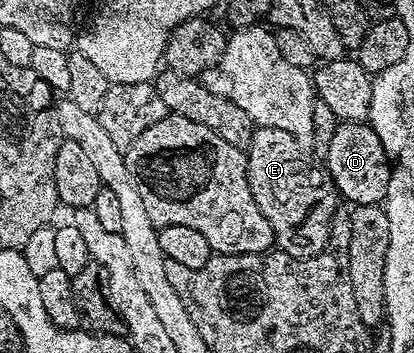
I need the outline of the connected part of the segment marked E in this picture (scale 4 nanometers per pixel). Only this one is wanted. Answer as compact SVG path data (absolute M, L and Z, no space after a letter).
M265 125L253 128L252 138L246 150L248 159L248 182L250 195L254 195L254 203L258 203L258 211L266 215L270 227L274 231L274 245L277 250L291 257L313 257L329 248L332 236L332 220L338 208L336 184L333 183L327 168L311 165L304 158L305 150L286 131L278 131L278 127Z

